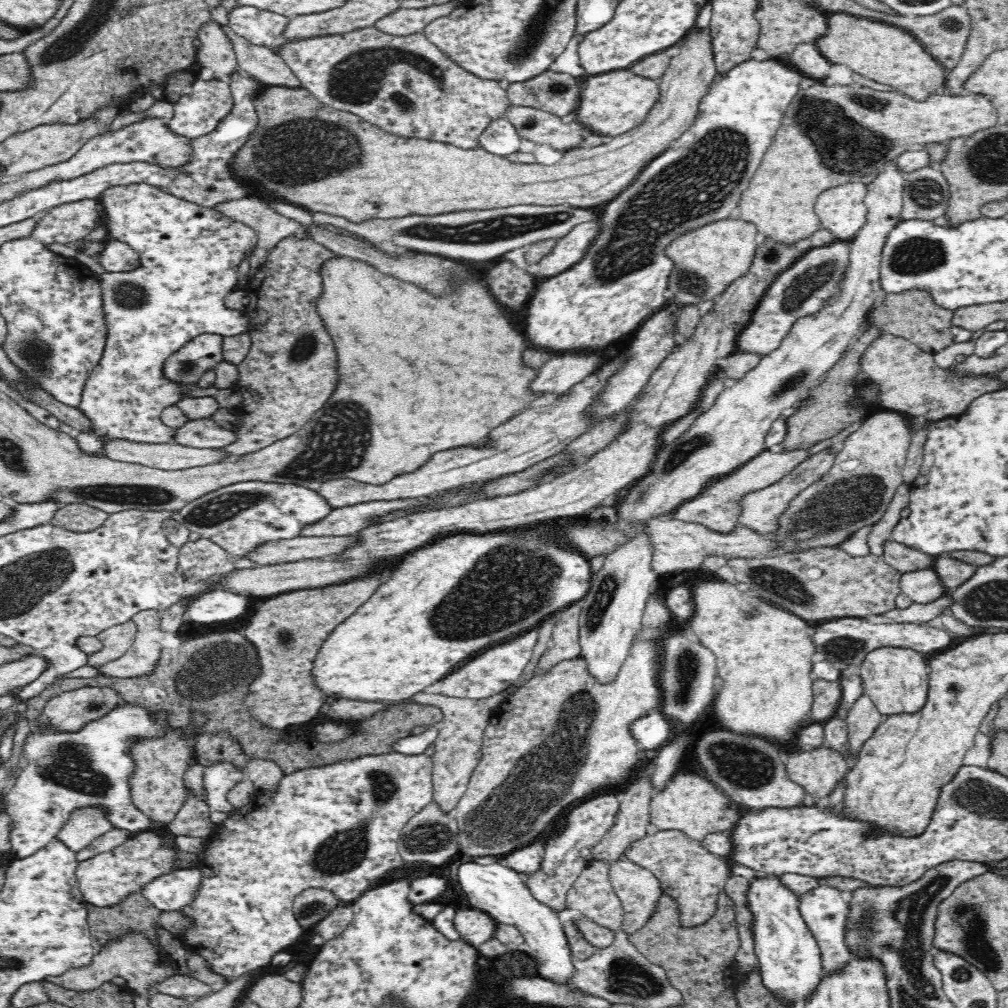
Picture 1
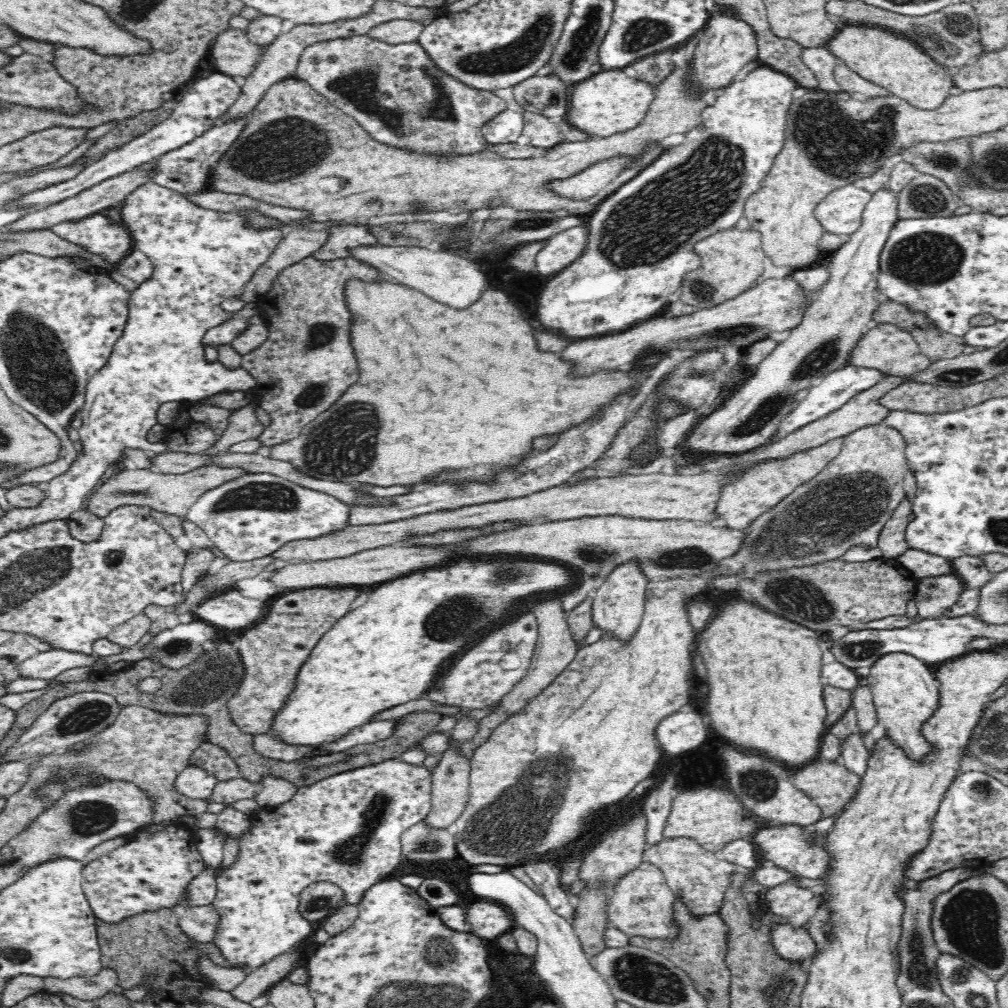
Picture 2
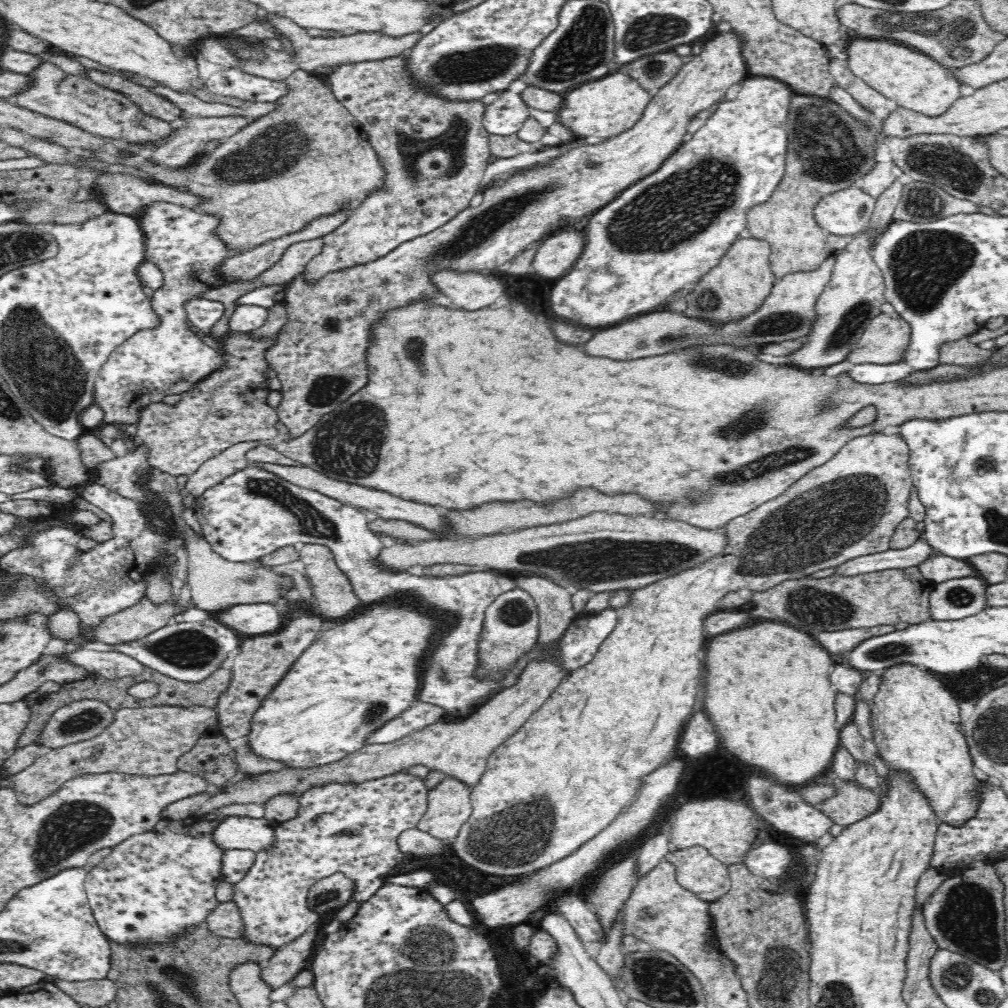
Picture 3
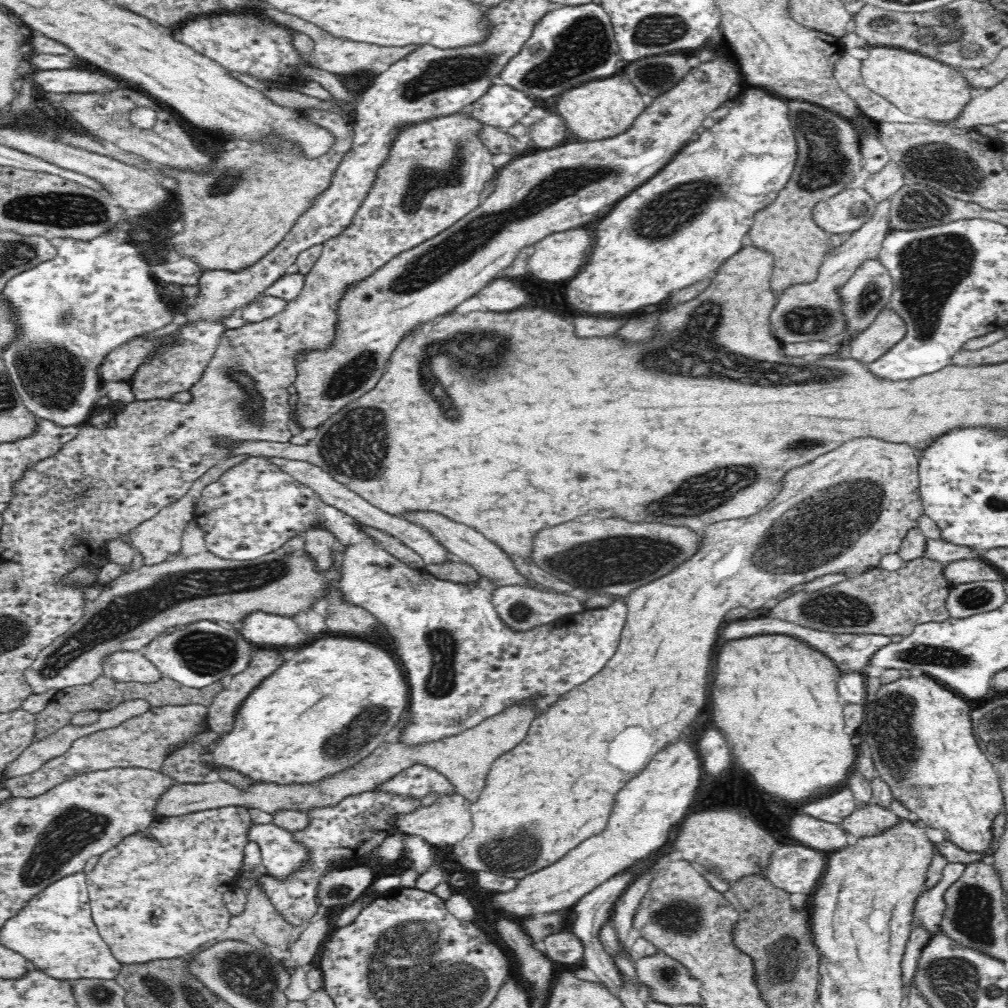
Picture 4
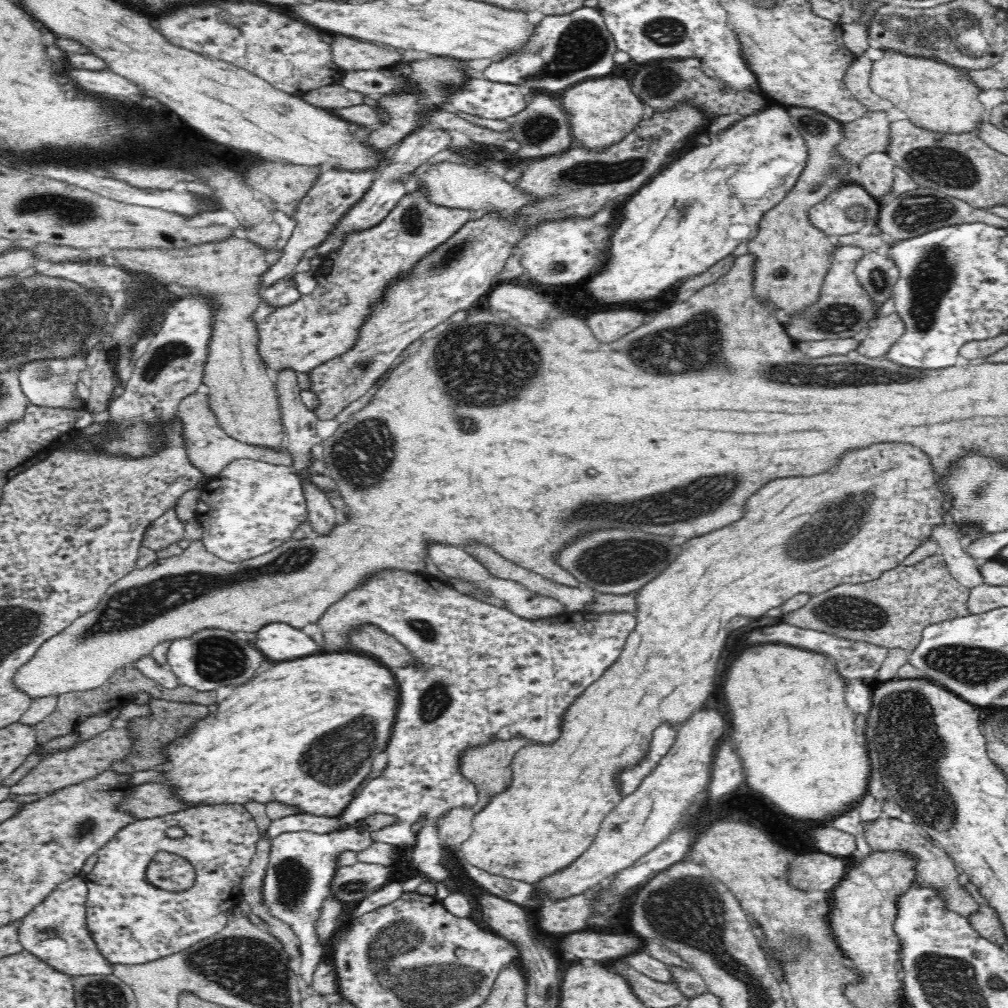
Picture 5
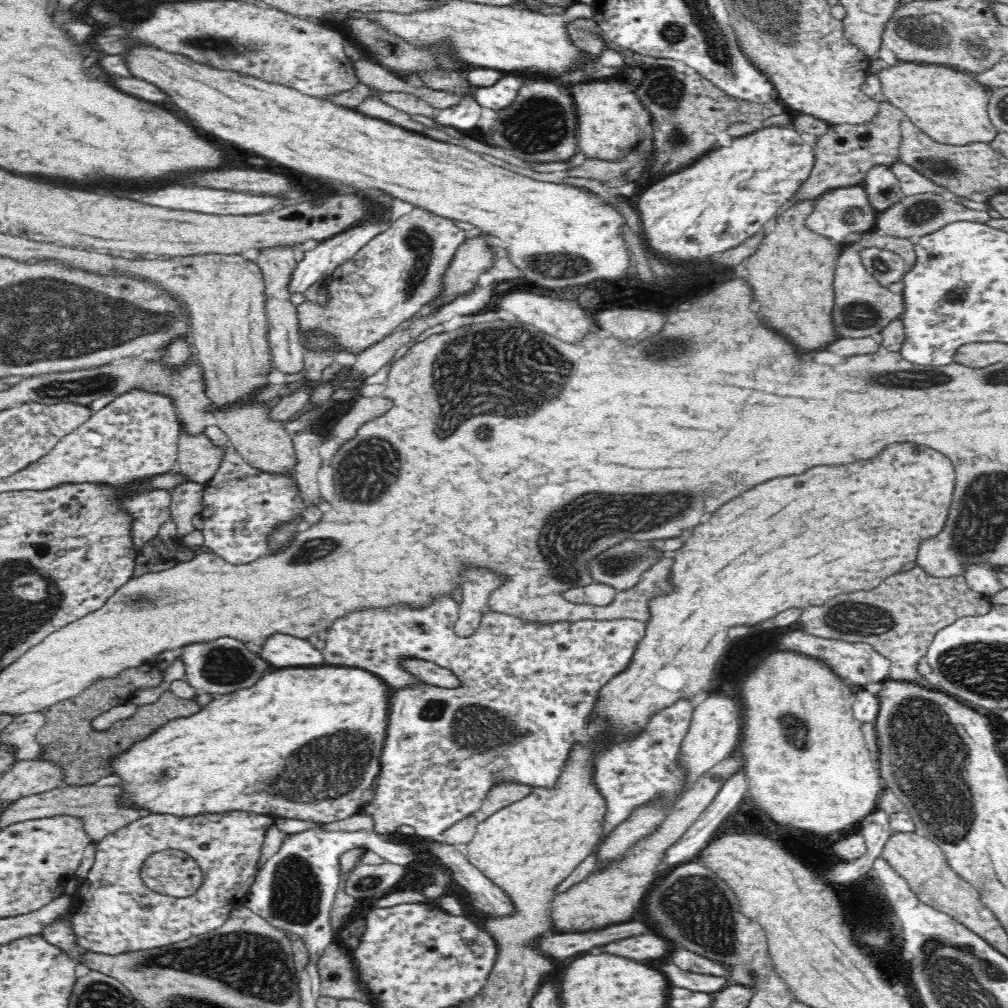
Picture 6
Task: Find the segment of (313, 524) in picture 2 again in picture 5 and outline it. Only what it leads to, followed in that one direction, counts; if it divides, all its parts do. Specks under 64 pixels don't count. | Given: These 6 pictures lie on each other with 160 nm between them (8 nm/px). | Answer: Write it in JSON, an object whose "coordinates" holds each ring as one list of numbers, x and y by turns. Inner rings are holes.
{"coordinates":[[240,458,230,462,214,478,208,479,203,488,204,492,200,494,195,512,195,518,203,528,201,541,208,552,226,562,244,562,282,546,293,539,294,530,309,515,302,485,291,467],[384,570,376,574,362,588,335,602,325,613,317,623,323,636,320,650,336,653,352,650,349,636,372,624,401,642,419,662,423,662,423,667,392,670,398,684,399,703,384,749,388,763,381,774,367,781,340,816,319,817,299,812,272,821,268,830,268,837,272,839,286,832,329,834,360,826,370,815,386,814,394,817,394,822,375,830,371,834,373,840,394,847,414,846,416,834,412,832,412,826,420,816,445,816,452,809,473,808,478,802,476,785,461,773,461,756,469,748,516,737,524,737,526,744,555,743,562,734,561,724,568,707,620,658,628,635,638,626,633,614,618,613,597,615,565,611,560,616,528,620,496,603,473,600,428,573,411,574,400,570]]}

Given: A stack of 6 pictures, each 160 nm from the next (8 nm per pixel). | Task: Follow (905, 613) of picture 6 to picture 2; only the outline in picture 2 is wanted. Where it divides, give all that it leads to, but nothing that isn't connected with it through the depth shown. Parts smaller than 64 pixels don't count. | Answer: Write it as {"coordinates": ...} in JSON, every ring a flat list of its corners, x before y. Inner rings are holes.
{"coordinates":[[878,558,869,562,843,562,842,559,834,559,816,566,804,566,804,568,790,568,790,570,778,570,760,574,754,580,739,579,739,591,758,606,796,624,802,624,805,628,814,630,821,635,831,632,833,626,850,627,855,623,874,622,892,616,906,616,908,602,914,601,920,578,912,575,899,560]]}

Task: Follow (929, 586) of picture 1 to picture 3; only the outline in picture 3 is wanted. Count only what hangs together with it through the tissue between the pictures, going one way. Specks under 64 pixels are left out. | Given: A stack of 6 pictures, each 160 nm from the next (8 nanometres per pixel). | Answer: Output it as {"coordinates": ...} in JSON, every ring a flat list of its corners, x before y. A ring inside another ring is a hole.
{"coordinates":[[978,576,938,583,930,596,932,619,962,620,976,616,988,607,988,587]]}

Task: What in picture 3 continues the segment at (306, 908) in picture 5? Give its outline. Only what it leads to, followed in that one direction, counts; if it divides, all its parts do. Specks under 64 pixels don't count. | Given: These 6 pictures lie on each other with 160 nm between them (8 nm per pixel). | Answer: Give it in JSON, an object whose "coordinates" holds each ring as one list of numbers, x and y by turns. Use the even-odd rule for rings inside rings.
{"coordinates":[[226,817,214,832,213,841,228,849,269,851,275,845,276,833,266,818]]}

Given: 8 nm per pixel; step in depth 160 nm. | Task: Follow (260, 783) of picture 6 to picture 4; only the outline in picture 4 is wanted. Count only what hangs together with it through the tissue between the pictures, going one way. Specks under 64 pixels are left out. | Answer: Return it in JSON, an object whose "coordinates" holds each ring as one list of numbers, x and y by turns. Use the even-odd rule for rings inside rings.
{"coordinates":[[328,633,326,638,310,644,310,646,302,646,298,648,296,654,292,656,292,660,284,661,280,664,278,670,274,670,270,676,264,678,259,686,243,701,238,710,234,712,234,728,228,733,218,734,218,738,214,740,214,744,210,748,206,748,206,765,214,772,219,772,222,769,232,769,244,777,250,779,250,784,256,783,276,783,280,785,305,785,308,783,317,783,323,781,332,775,341,773,346,769,354,768,363,758,369,757,370,754,377,749,386,734,392,728,398,727,402,721,410,703,410,690,407,686,408,681,405,672,402,672,400,664,396,662,396,658,390,654,390,650,382,644,372,644,372,642,364,642,364,639,356,637,346,638,346,636,334,636,333,633]]}

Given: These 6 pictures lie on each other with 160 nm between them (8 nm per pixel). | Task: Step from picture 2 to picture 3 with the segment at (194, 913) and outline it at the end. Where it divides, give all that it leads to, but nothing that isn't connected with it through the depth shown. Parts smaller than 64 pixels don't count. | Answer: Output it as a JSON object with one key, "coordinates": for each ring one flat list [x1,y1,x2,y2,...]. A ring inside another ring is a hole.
{"coordinates":[[234,902,218,903,218,906,206,917,205,924,216,935,228,938,244,938,245,922,238,906]]}

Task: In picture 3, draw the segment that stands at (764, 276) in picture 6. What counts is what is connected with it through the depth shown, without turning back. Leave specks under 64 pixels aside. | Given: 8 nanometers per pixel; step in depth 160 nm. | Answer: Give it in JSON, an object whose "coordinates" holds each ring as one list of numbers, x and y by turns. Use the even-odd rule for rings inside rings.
{"coordinates":[[793,96,786,130,790,138,786,174,774,190,774,196,764,204,754,206,747,216,747,229,751,236,771,246,770,266,778,279,816,270,829,257,831,251,826,243,827,233,815,220,816,205,827,194,852,187,876,164,874,131,860,125,831,100],[842,162,846,162,844,176]]}

